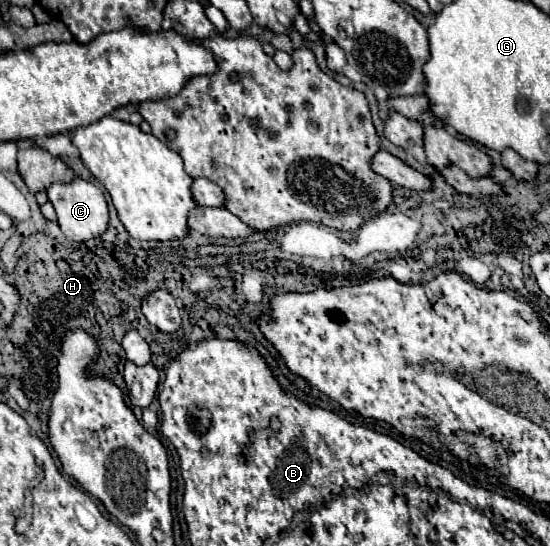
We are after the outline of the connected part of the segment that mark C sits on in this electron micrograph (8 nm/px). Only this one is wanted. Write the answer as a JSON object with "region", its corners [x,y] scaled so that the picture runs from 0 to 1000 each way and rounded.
{"region":[[[140,324],[136,332],[129,332],[122,339],[115,339],[115,335],[93,339],[85,346],[85,357],[89,357],[89,368],[96,372],[96,379],[104,386],[107,416],[111,416],[111,423],[118,427],[118,434],[125,441],[151,445],[151,441],[180,434],[184,427],[195,423],[198,383],[195,383],[195,368],[191,368],[191,357],[187,357],[187,350],[184,350],[180,339]]]}

